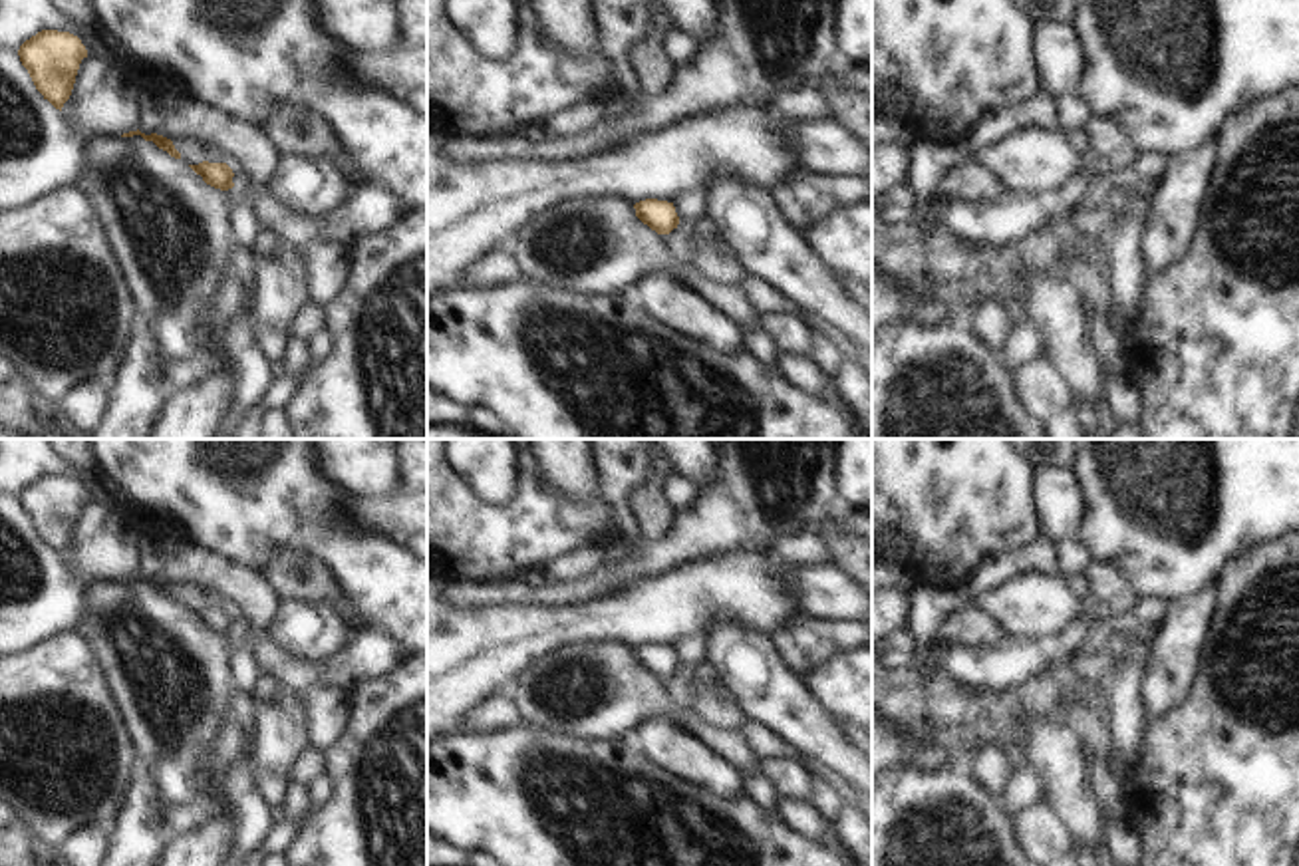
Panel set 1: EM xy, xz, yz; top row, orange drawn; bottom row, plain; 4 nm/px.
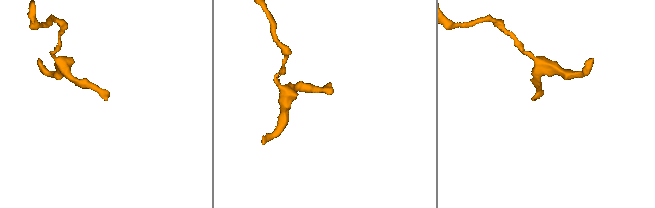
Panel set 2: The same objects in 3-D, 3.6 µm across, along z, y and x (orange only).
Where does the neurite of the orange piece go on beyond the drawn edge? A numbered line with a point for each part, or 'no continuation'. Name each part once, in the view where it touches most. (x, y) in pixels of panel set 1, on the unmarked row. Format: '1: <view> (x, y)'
no continuation

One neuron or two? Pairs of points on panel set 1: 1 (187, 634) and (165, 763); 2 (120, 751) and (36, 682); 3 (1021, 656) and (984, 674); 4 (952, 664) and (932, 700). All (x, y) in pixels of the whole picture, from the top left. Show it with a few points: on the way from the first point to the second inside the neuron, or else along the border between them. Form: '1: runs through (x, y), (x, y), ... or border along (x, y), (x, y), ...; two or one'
1: runs through (203, 666), (209, 682), (205, 714), (189, 731); one
2: runs through (100, 745), (56, 702); one
3: runs through (1011, 664), (994, 670); one
4: border along (944, 672), (956, 682), (990, 692); two

